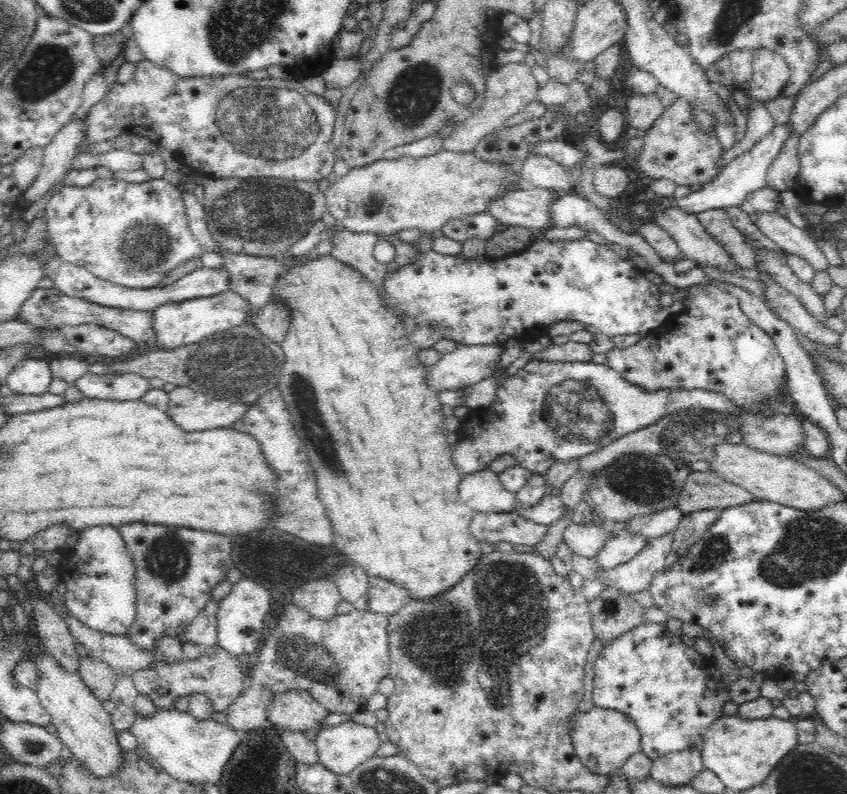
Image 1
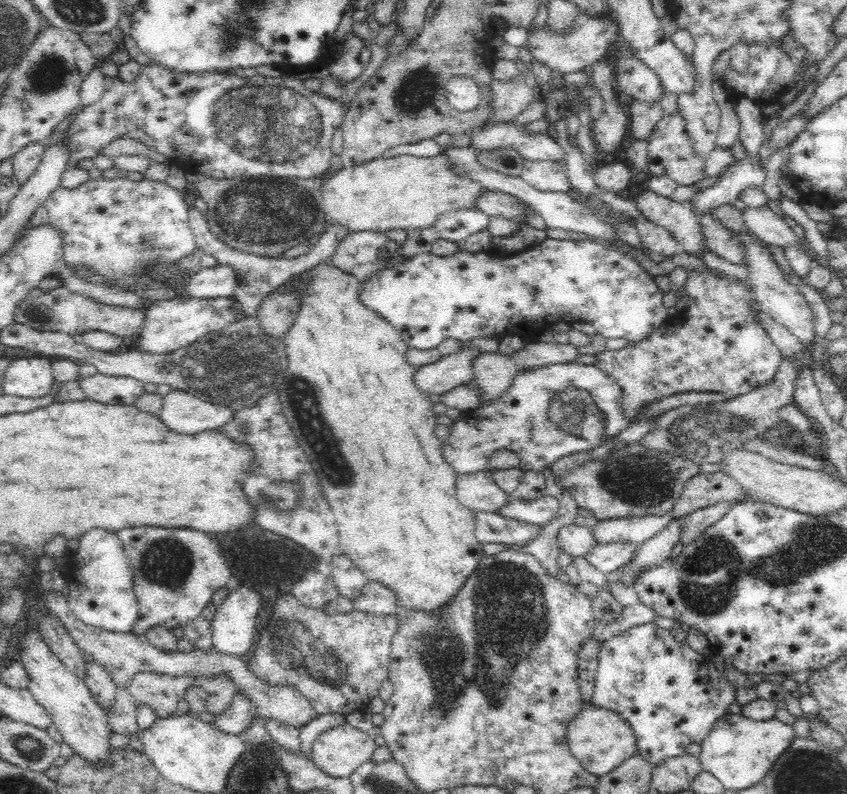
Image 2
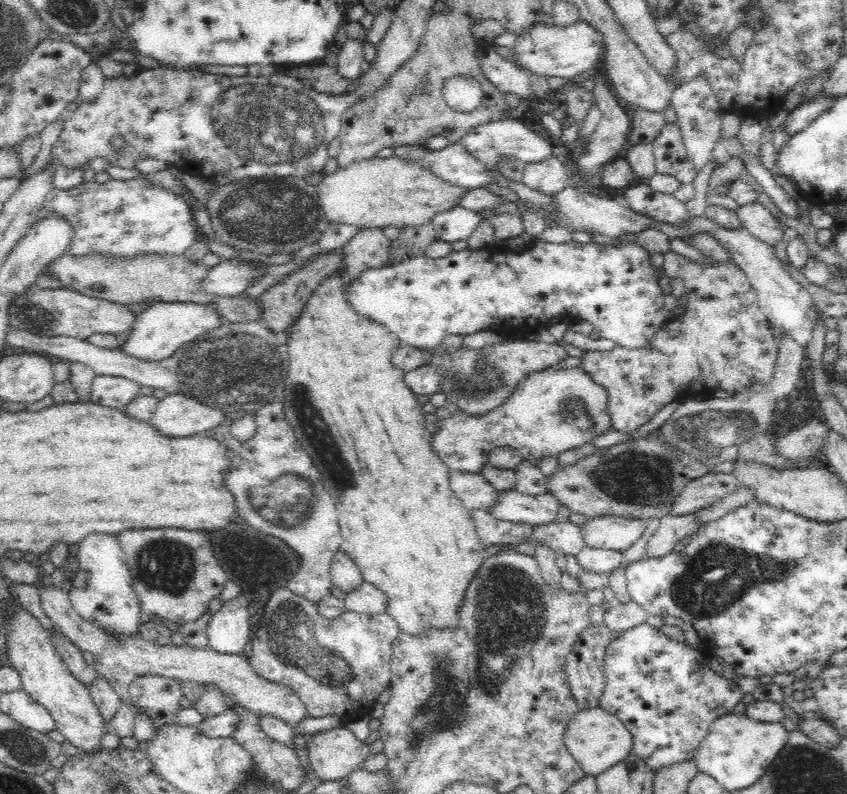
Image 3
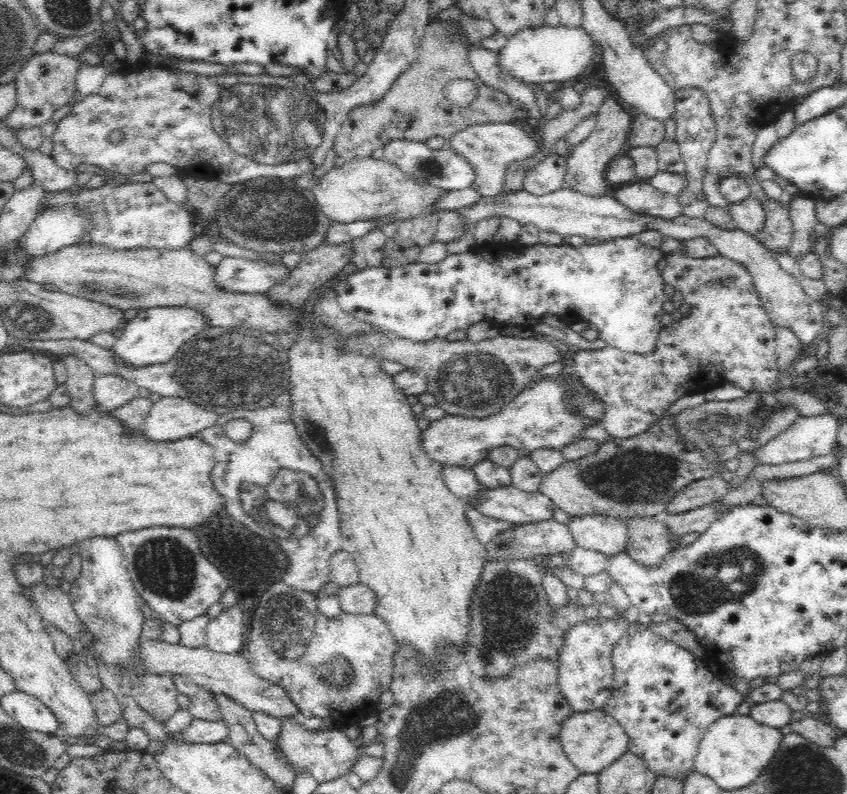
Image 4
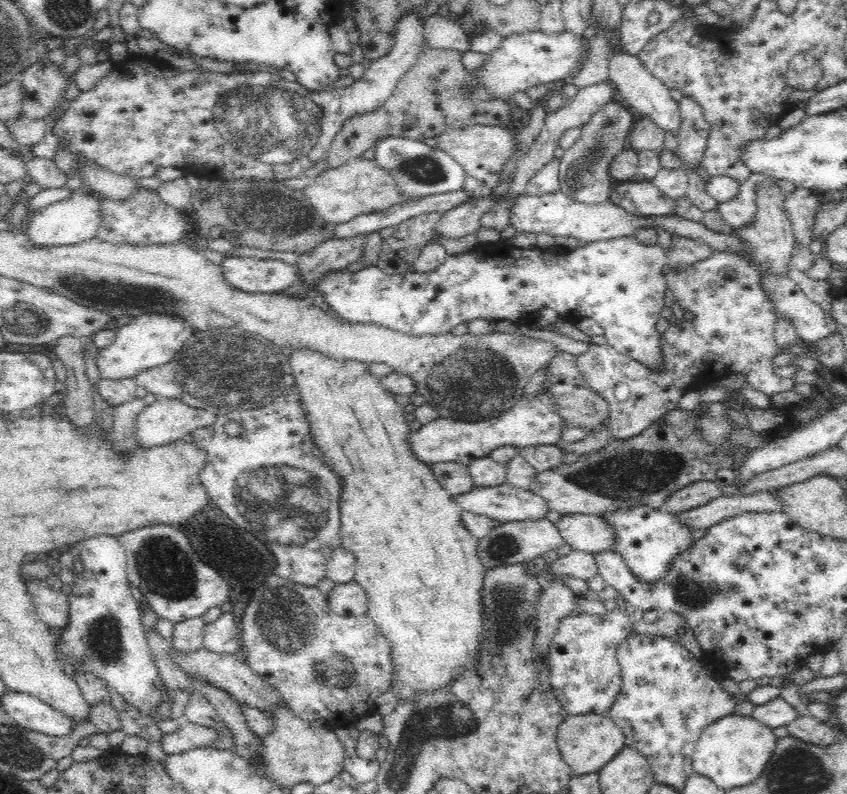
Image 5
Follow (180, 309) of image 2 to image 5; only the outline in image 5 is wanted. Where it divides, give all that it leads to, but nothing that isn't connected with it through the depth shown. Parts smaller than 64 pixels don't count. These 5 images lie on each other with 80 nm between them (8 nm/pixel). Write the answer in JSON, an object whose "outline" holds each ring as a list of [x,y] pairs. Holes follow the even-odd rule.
{"outline":[[[156,312],[140,314],[140,316],[133,317],[124,326],[115,327],[115,329],[117,335],[114,342],[106,348],[99,349],[95,358],[98,370],[100,370],[100,378],[106,380],[133,378],[152,366],[162,366],[170,362],[183,346],[183,342],[196,332],[187,320],[175,314]]]}

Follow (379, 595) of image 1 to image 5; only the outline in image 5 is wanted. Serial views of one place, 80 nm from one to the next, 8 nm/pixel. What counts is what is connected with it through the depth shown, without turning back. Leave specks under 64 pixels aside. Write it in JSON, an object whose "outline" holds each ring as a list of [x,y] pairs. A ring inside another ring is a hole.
{"outline":[[[355,580],[334,583],[327,599],[330,612],[336,615],[365,616],[368,602],[367,592]]]}

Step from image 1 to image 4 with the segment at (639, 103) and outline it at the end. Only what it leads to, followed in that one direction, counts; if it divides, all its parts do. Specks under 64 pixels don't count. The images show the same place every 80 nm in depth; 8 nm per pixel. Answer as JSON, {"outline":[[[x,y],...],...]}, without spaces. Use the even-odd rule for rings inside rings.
{"outline":[[[638,114],[627,136],[631,148],[655,148],[665,140],[665,123],[646,114]]]}

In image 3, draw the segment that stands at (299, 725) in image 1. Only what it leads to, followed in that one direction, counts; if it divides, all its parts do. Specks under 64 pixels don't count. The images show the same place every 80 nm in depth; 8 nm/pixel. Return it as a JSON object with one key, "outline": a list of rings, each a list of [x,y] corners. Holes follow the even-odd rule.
{"outline":[[[55,586],[39,588],[39,597],[42,609],[54,627],[82,651],[92,653],[97,674],[110,683],[123,702],[134,705],[129,688],[136,677],[154,675],[186,683],[213,684],[228,696],[232,703],[243,706],[258,716],[272,715],[280,718],[293,727],[298,726],[300,720],[307,716],[304,703],[291,688],[270,682],[254,673],[244,654],[222,654],[209,647],[159,645],[143,639],[140,635],[128,636],[120,640],[115,638],[115,634],[108,634],[94,623],[83,620],[75,612],[69,594],[63,592],[61,588]]]}

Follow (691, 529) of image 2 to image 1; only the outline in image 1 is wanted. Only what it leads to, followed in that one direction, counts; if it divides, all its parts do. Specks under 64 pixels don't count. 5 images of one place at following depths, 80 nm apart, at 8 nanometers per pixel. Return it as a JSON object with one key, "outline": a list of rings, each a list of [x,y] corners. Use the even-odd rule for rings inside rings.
{"outline":[[[702,510],[684,515],[678,527],[673,530],[673,544],[671,551],[684,556],[688,550],[704,537],[705,532],[722,515],[723,510]]]}

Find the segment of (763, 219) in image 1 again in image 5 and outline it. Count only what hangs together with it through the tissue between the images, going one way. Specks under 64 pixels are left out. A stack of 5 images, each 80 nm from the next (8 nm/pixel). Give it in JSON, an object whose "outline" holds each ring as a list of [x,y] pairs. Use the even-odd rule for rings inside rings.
{"outline":[[[751,173],[746,180],[739,181],[739,191],[736,196],[717,204],[716,209],[726,224],[729,224],[733,229],[737,229],[748,226],[755,221],[755,188],[757,184],[766,180],[771,180],[767,174]]]}

